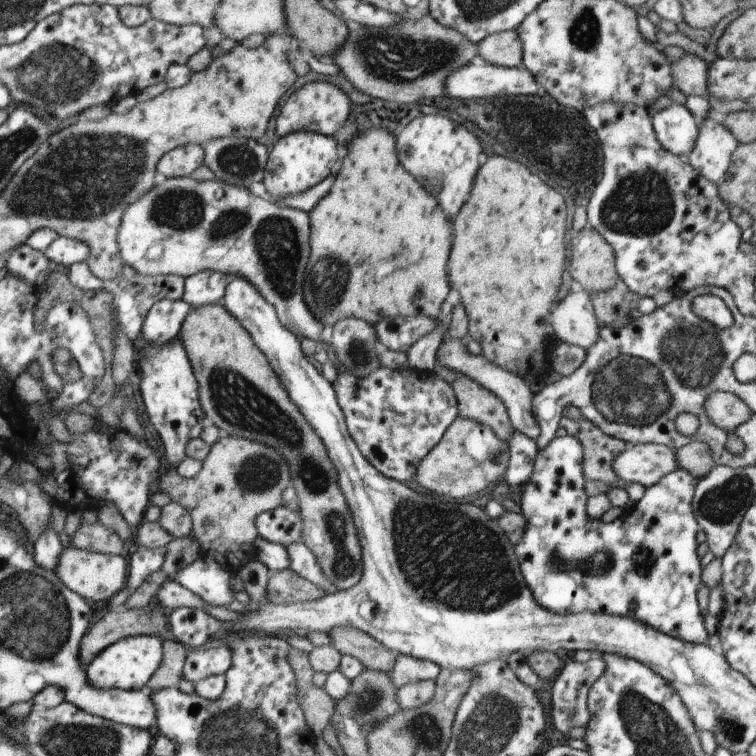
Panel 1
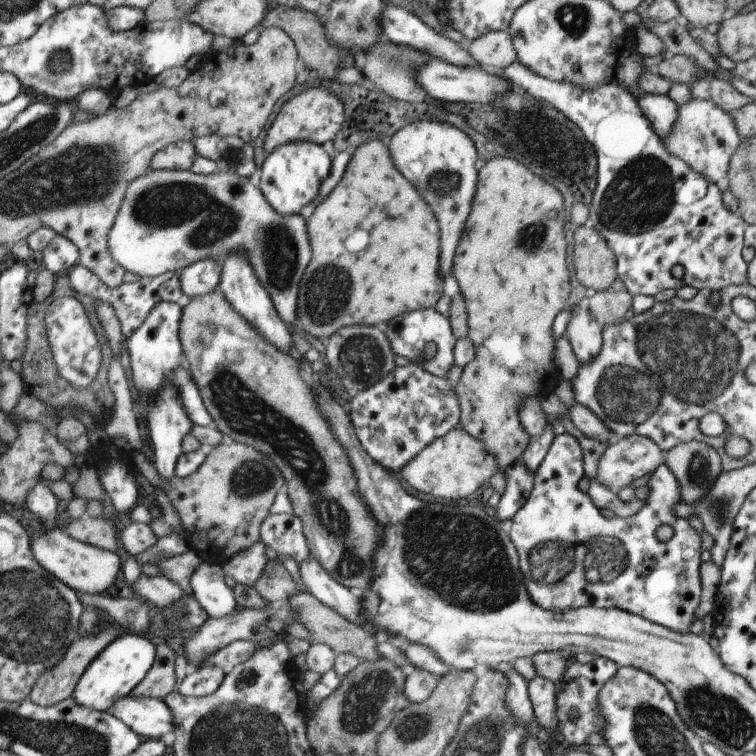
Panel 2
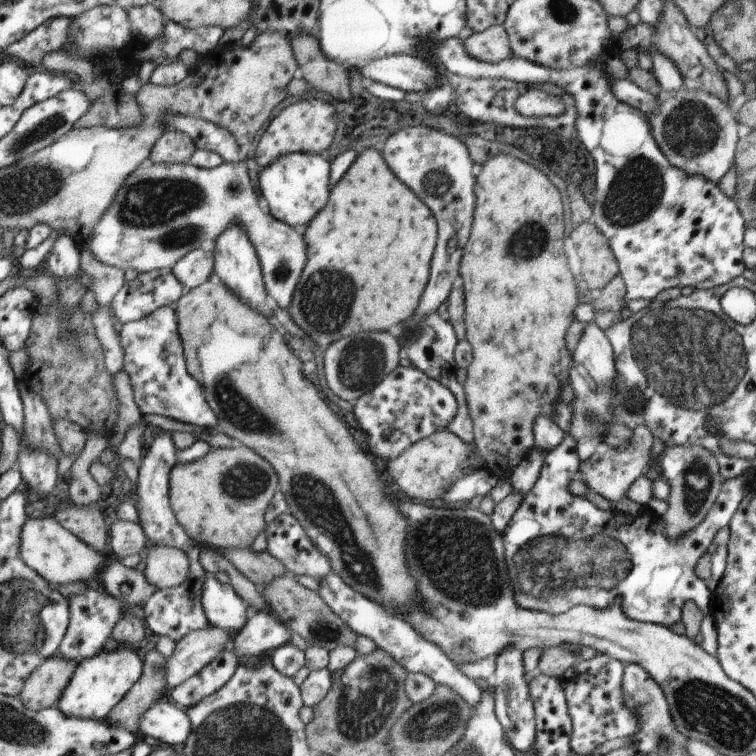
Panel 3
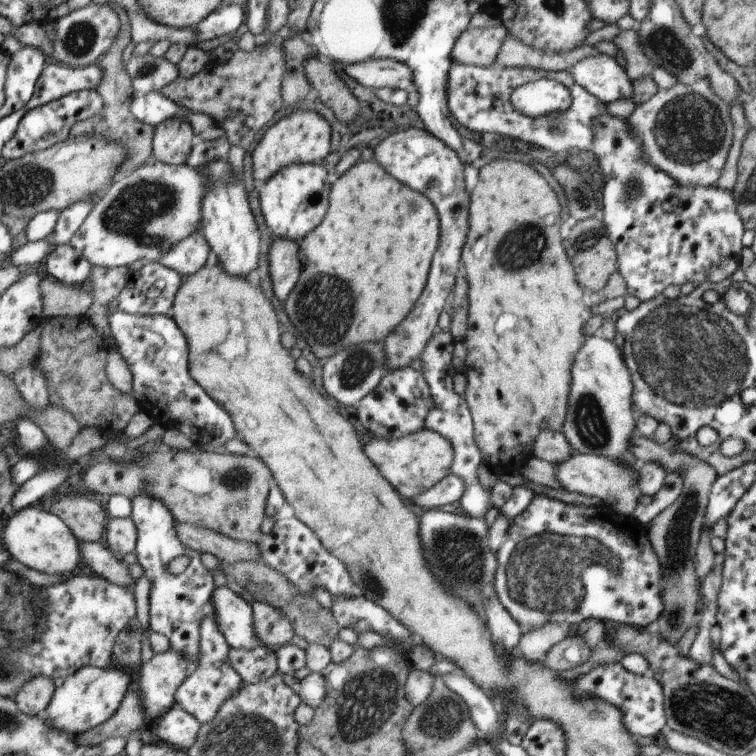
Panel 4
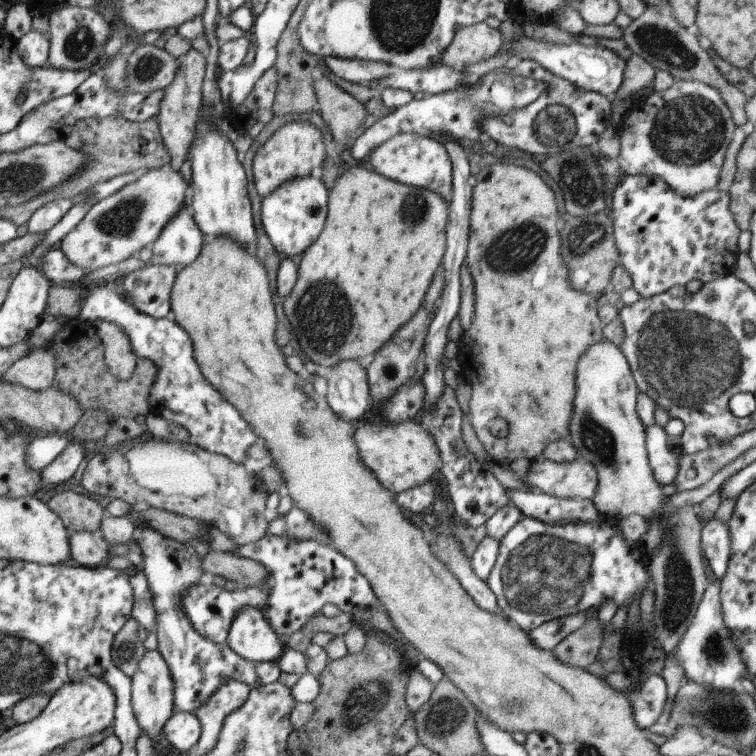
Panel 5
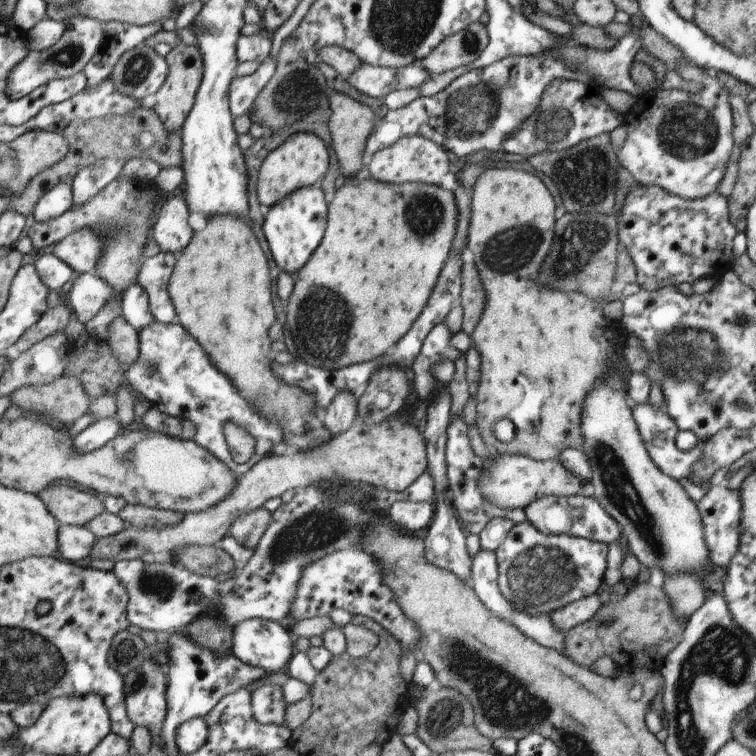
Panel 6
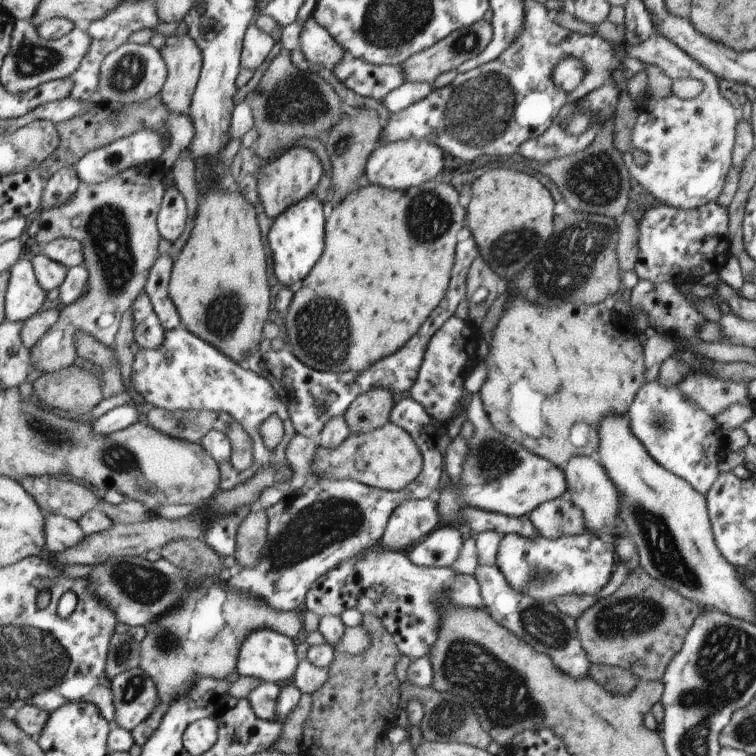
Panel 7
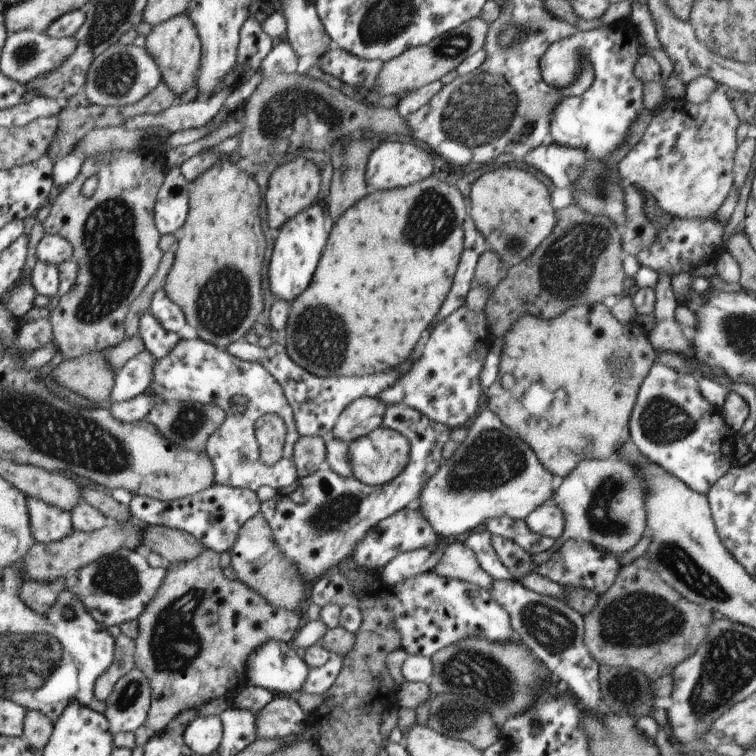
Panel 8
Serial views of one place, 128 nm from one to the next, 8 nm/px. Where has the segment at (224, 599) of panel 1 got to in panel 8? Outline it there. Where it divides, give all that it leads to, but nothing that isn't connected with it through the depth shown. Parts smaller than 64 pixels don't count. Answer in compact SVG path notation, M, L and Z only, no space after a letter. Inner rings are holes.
M268 641L247 661L249 685L263 687L276 694L300 694L309 672L294 646L279 641Z

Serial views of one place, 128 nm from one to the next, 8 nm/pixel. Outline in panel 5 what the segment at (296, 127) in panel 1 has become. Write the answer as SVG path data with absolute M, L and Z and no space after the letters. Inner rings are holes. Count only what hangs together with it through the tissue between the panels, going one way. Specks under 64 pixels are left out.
M309 122L287 123L271 137L256 152L252 164L254 175L254 186L261 197L272 195L279 187L293 179L300 179L311 175L320 176L324 164L328 164L328 136L324 136L324 128L316 128Z

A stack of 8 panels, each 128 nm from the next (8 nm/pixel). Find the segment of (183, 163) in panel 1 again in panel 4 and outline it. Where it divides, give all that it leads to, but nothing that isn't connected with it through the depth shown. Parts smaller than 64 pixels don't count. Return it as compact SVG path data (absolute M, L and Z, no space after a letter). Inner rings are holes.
M184 117L168 119L155 128L152 154L162 163L180 165L187 160L196 140L194 128Z

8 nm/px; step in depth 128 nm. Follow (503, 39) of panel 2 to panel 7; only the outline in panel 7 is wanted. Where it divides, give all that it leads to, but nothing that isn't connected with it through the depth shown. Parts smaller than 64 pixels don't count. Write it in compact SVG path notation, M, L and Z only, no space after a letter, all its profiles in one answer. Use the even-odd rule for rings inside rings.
M480 20L472 25L460 28L459 31L452 32L447 38L440 40L431 48L418 52L416 55L408 58L406 62L400 64L403 73L404 83L430 83L433 84L442 74L448 70L457 70L469 59L478 57L488 46L490 46L494 36L494 26L491 22Z

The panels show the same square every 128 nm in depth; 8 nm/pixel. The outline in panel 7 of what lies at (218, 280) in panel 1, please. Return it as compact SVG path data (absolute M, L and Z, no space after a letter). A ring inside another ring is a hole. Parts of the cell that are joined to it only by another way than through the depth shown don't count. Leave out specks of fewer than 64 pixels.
M174 184L170 185L161 201L160 212L158 212L158 230L160 236L172 244L176 238L184 232L186 220L189 220L189 213L186 208L187 200Z

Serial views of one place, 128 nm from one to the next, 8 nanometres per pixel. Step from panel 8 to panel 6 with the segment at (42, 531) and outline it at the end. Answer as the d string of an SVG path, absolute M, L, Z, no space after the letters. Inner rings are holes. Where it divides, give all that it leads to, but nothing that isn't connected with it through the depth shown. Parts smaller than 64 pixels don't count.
M61 524L58 555L72 562L92 557L98 540L88 526Z

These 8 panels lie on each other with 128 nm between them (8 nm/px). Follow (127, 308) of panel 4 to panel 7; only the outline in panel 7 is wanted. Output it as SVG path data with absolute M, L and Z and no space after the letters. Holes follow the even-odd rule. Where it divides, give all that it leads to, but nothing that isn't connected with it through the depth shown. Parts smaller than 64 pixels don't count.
M162 254L151 269L151 277L145 289L145 294L149 297L154 313L165 331L181 326L179 313L175 305L170 301L168 293L172 268L173 260L168 254Z

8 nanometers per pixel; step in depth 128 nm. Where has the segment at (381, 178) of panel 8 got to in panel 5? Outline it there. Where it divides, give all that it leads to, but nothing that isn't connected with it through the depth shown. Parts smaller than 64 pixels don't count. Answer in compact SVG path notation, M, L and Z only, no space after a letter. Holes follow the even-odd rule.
M403 133L376 148L370 154L366 164L389 180L439 193L451 204L454 164L450 164L450 160L451 158L446 154L446 148L438 140L424 138L416 133Z

